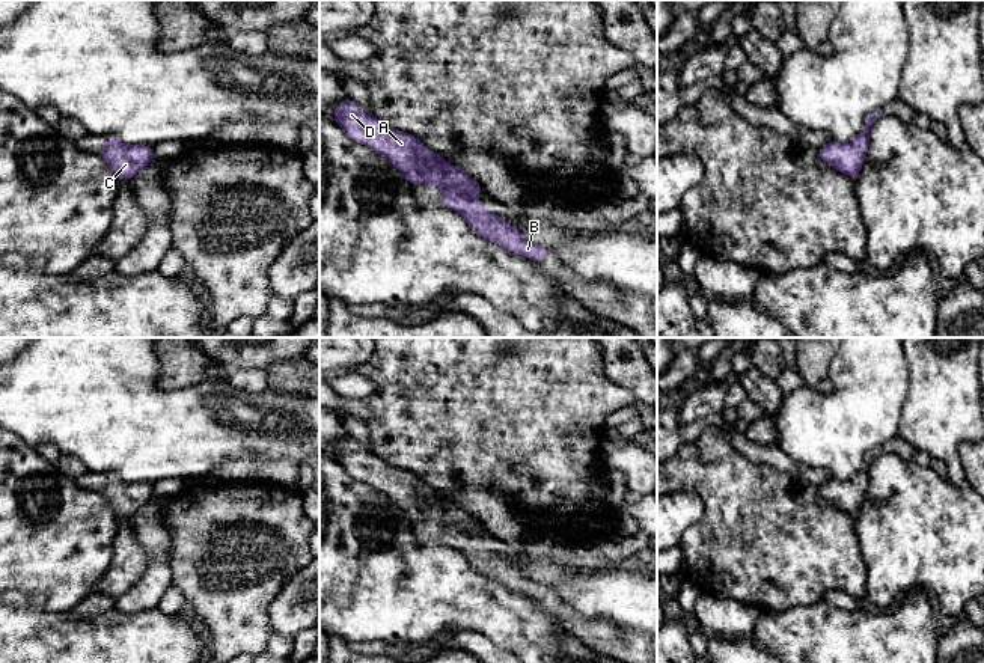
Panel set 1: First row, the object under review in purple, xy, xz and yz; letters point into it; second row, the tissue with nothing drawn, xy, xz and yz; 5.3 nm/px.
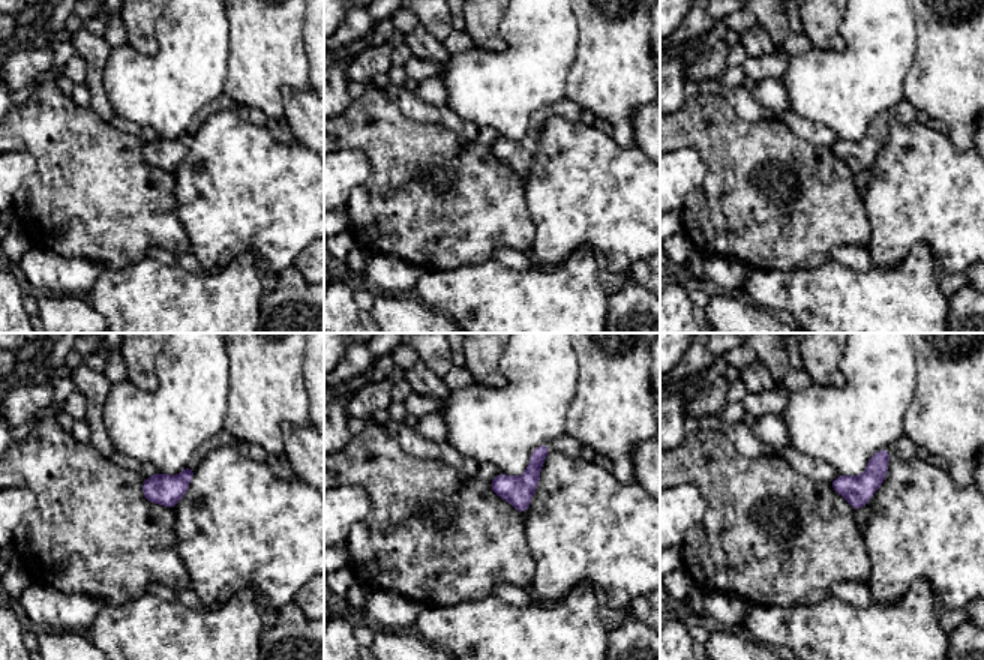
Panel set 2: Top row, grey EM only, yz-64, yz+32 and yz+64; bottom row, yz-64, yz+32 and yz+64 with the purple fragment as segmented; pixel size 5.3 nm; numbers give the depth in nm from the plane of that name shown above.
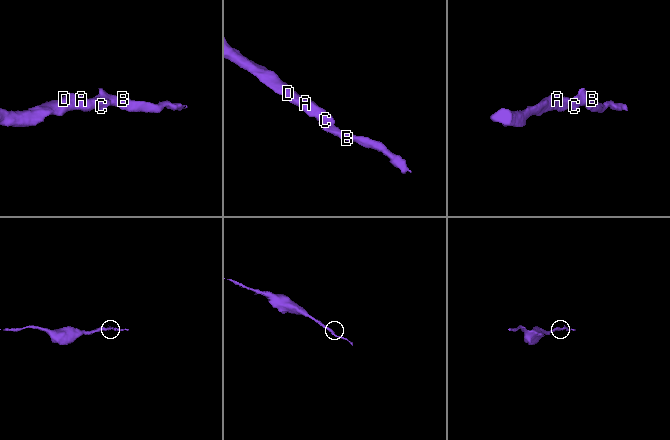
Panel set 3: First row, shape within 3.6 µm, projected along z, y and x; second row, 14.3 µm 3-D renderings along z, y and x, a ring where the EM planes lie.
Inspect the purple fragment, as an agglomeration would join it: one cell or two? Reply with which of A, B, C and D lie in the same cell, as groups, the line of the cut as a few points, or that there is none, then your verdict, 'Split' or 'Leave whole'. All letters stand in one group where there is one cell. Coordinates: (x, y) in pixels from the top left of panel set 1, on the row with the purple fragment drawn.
Groups: A B C D. No split. Leave whole

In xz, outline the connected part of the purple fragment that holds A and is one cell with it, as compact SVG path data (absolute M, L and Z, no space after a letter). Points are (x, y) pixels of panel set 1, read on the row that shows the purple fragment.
M350 98L335 107L335 124L351 140L369 146L389 160L408 182L428 184L443 191L446 196L442 203L460 212L476 235L532 261L542 261L550 253L547 247L526 240L509 223L487 211L478 202L481 182L446 163L416 136L384 125Z

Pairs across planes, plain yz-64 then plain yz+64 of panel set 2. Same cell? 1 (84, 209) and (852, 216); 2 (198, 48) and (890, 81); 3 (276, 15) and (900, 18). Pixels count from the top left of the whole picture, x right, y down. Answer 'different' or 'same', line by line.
1: same
2: same
3: different

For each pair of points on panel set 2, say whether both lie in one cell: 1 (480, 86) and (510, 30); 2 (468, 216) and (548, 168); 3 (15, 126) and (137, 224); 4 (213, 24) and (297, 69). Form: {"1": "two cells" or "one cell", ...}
{"1": "one cell", "2": "two cells", "3": "one cell", "4": "two cells"}

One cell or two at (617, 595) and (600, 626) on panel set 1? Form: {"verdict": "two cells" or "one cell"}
{"verdict": "two cells"}

